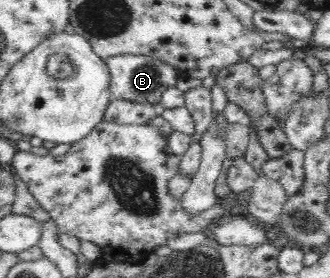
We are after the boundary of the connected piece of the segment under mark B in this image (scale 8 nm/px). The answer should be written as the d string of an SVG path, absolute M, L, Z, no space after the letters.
M126 54L126 56L112 56L105 60L109 73L110 94L114 100L131 100L132 102L161 102L161 96L172 86L176 87L179 78L173 66L158 60L155 56L143 54Z

